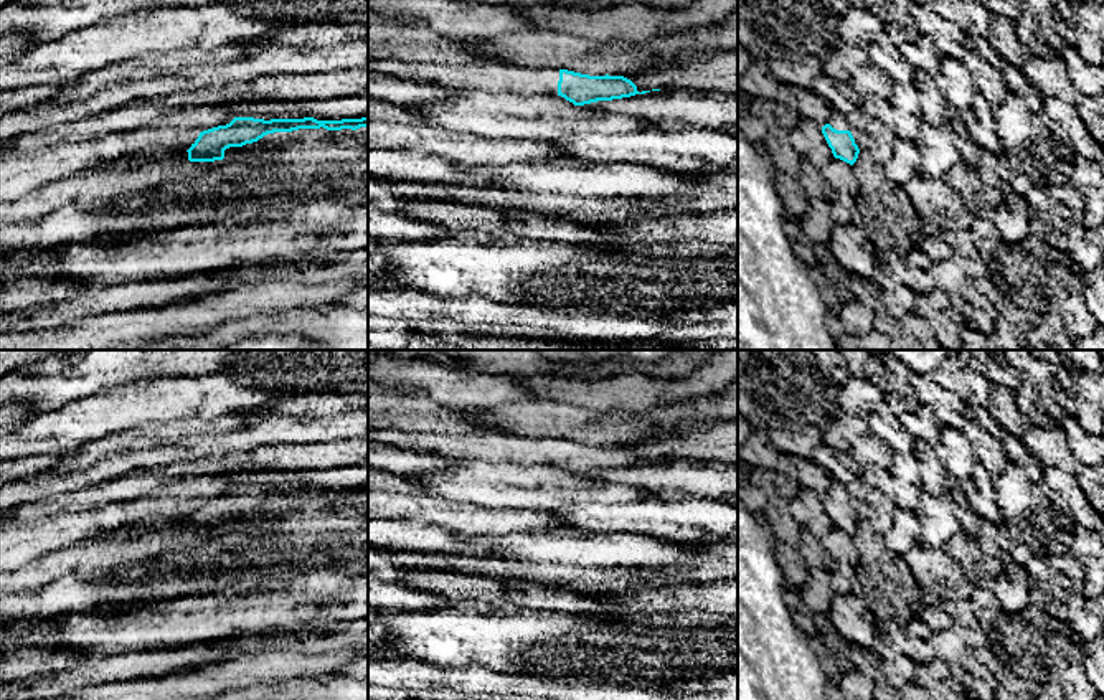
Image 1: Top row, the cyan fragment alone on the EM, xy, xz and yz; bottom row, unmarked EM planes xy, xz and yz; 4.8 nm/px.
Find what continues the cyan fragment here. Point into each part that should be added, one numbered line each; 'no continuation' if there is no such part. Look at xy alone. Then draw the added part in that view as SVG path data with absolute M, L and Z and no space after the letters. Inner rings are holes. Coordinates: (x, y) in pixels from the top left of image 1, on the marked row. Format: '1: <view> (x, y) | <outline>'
1: xy (126, 164) | M155 149L152 154L142 154L142 155L127 155L119 160L104 162L97 167L86 168L76 175L83 173L125 173L140 168L150 160L167 160L172 163L182 162L188 158L186 150L158 150Z

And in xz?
1: xz (492, 76) | M396 59L371 61L371 69L383 74L434 83L462 91L482 89L518 94L558 94L559 69L521 68L508 63L465 64L460 68L442 63L408 63Z

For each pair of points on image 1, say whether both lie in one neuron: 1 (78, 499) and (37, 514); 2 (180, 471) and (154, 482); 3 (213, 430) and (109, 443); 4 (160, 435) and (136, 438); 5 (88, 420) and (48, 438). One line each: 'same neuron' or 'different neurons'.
1: same neuron
2: same neuron
3: same neuron
4: same neuron
5: same neuron

